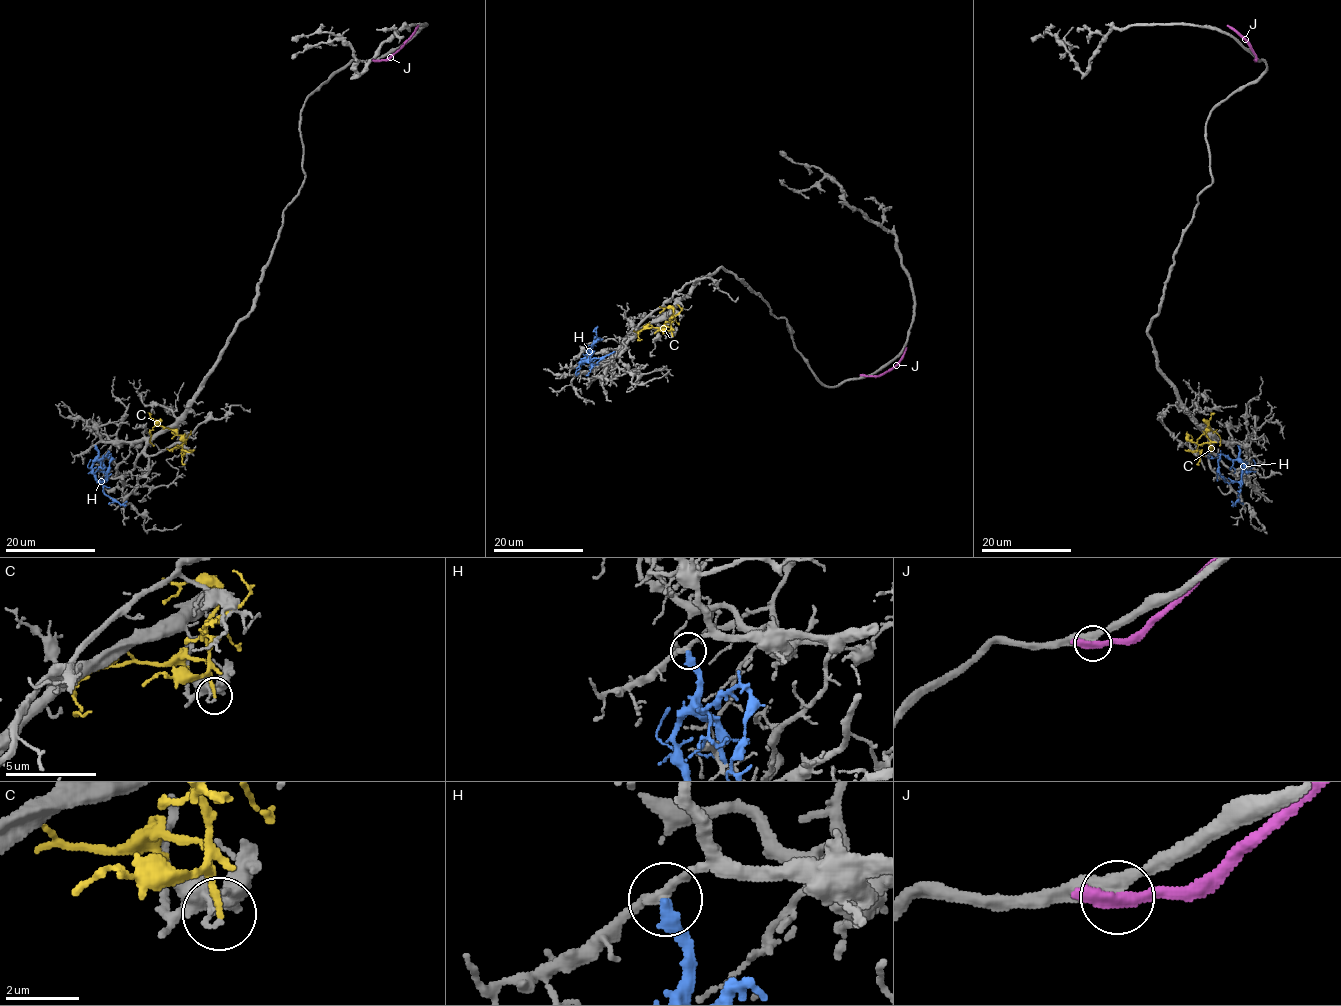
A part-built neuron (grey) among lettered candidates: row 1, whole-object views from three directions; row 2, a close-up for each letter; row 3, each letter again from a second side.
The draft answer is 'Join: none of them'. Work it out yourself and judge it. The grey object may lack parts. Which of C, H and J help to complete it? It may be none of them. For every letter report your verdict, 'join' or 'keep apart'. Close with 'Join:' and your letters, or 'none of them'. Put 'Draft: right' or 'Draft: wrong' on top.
Draft: right
C: keep apart
H: keep apart
J: keep apart
Join: none of them

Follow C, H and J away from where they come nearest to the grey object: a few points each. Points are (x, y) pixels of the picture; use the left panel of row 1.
C: (184, 443), (170, 429), (155, 426), (149, 433), (153, 446)
H: (95, 445), (97, 458), (92, 473), (106, 494), (120, 503), (126, 501)
J: (377, 60), (388, 60), (418, 25)

